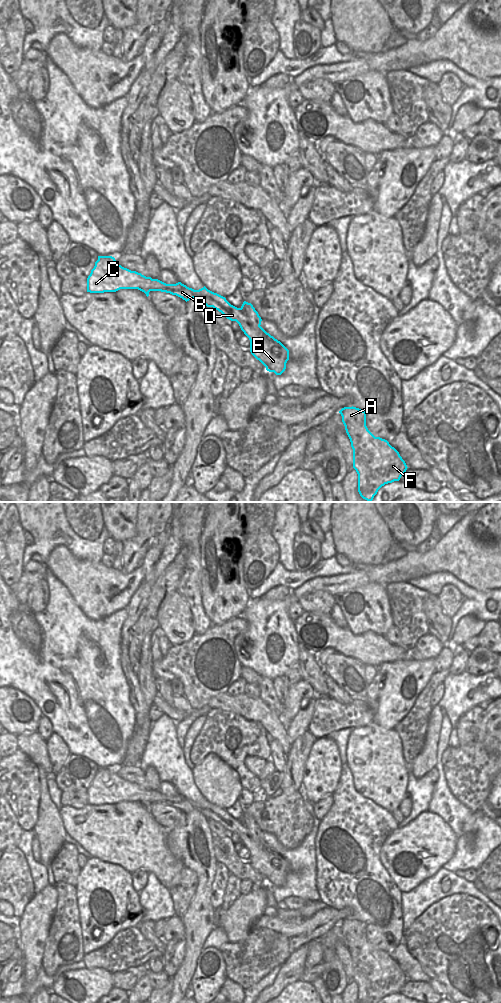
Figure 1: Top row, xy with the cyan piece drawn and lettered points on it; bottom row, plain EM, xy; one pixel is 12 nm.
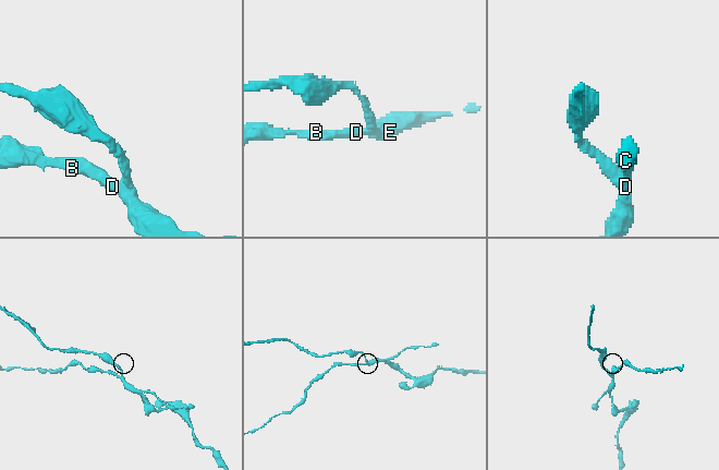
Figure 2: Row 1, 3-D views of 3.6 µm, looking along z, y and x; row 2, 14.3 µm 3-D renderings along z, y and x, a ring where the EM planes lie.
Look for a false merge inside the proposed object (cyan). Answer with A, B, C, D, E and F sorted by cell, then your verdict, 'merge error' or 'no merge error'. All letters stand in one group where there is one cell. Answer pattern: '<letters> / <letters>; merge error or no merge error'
A F / B C D E; merge error

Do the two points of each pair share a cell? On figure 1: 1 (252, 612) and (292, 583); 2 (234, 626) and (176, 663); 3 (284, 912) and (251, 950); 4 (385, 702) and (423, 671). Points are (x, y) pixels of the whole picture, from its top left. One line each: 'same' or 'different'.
1: different
2: same
3: different
4: same

